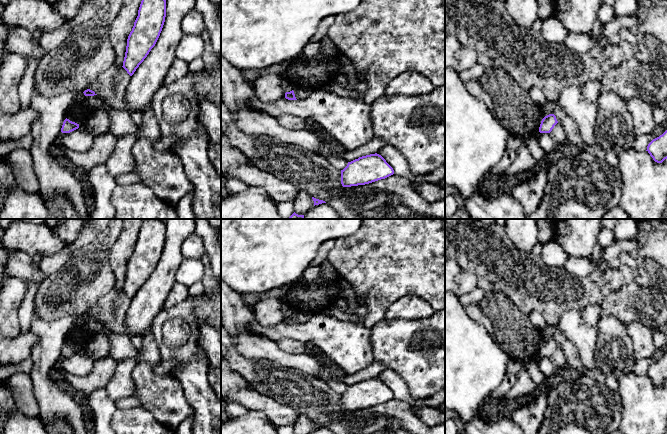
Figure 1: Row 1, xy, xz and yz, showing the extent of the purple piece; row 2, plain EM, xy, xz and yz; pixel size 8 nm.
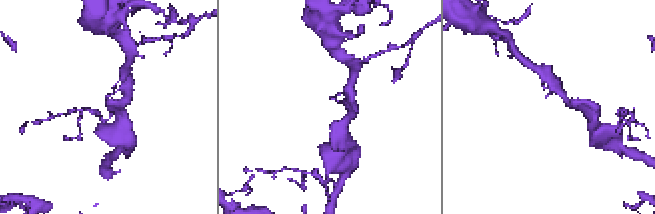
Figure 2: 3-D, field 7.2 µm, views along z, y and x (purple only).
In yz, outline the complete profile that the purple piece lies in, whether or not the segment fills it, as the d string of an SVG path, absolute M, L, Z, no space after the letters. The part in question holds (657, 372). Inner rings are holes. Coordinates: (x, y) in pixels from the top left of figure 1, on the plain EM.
M667 354L659 361L653 363L648 368L646 375L657 387L662 387L667 383Z

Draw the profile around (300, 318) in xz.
M296 312L293 313L293 315L297 324L304 324L313 316L313 314L302 313L302 312Z

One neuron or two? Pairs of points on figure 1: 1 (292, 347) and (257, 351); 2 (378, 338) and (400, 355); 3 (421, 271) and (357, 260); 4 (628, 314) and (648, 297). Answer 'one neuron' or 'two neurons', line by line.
1: two neurons
2: one neuron
3: one neuron
4: one neuron

